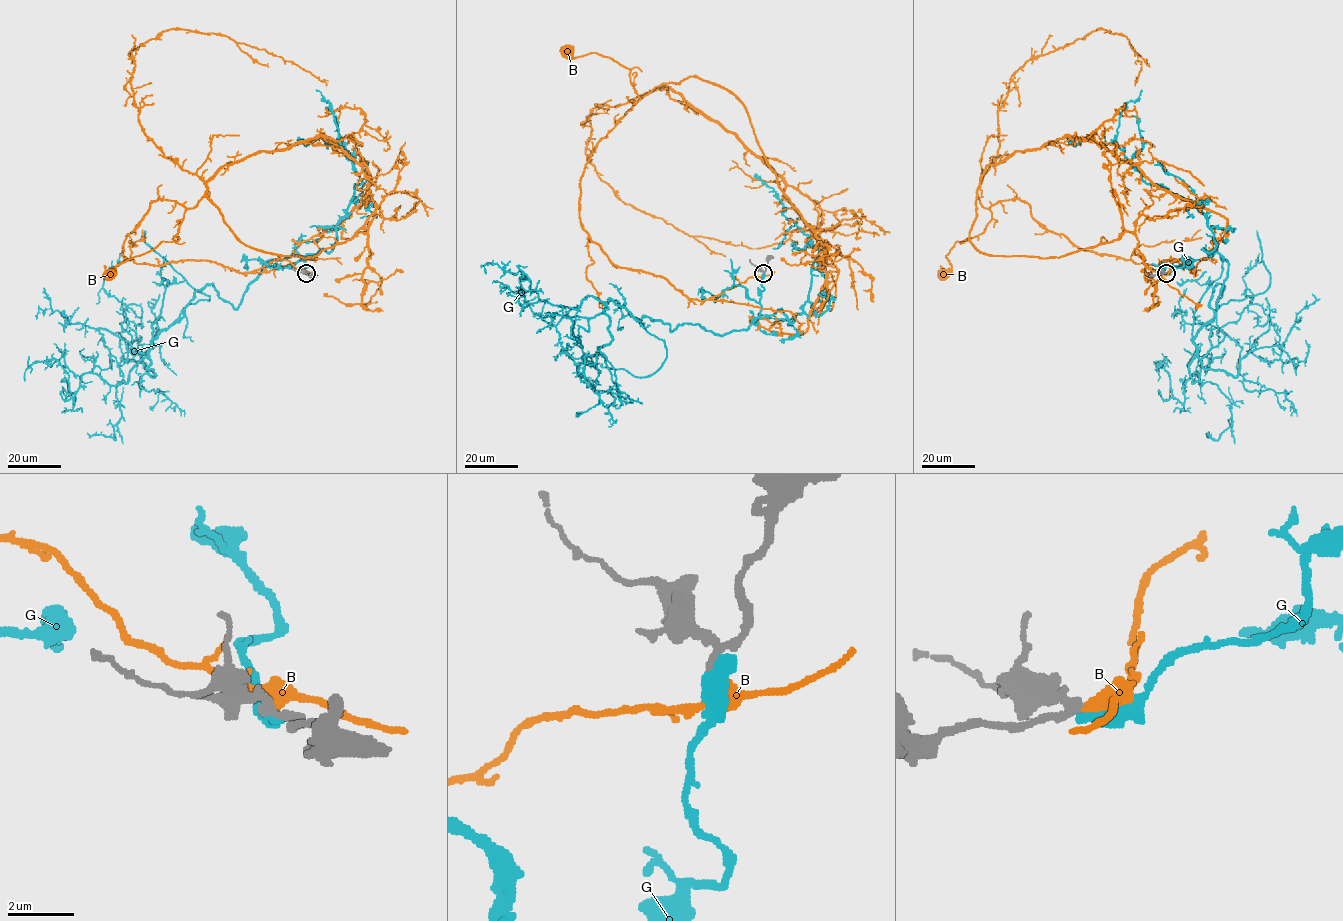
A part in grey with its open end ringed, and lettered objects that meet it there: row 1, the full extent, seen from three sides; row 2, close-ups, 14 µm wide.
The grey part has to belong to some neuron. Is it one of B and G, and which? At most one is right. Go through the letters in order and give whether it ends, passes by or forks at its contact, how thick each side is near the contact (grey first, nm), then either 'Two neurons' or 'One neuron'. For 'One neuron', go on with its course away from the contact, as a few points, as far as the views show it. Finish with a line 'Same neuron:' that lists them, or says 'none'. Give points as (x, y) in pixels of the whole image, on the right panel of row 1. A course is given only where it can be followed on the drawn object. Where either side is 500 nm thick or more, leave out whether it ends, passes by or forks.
B: It ends there. Thickness 240 nm (grey) against 460 nm. Two neurons
G: It ends there. Thickness 280 nm (grey) against 460 nm. One neuron. Its course: (1166, 274), (1228, 263), (1182, 403), (1166, 356)
Same neuron: G

